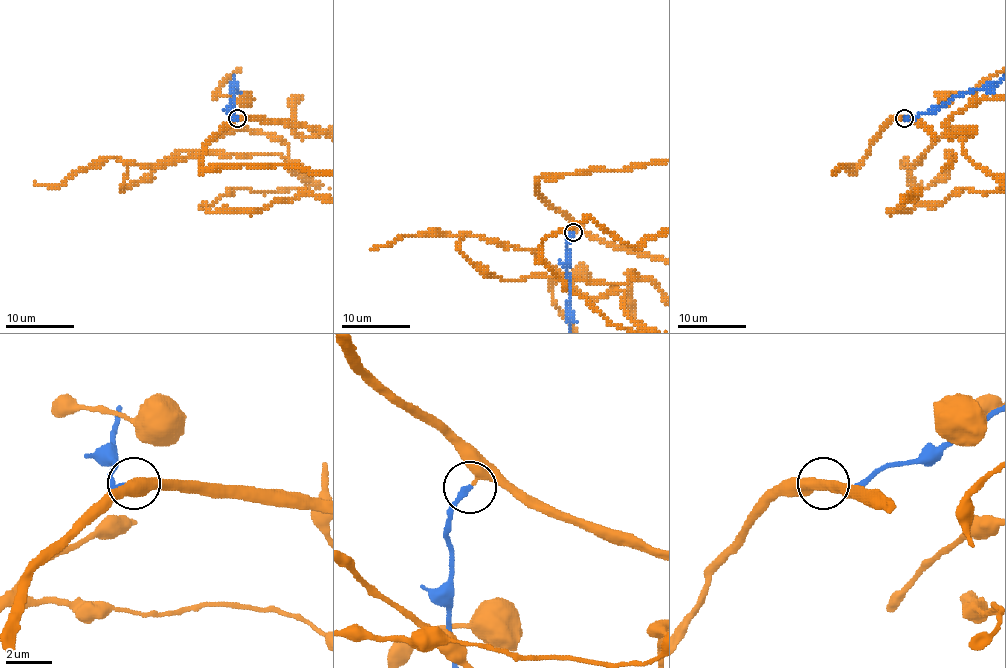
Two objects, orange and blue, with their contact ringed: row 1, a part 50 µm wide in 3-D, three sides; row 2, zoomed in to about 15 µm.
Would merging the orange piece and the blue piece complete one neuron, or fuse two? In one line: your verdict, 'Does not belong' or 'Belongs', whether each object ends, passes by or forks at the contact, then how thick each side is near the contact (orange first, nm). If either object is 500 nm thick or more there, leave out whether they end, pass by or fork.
Belongs. At the ring orange passes by. At the ring blue ends. Thickness 380 nm (orange) against 260 nm

